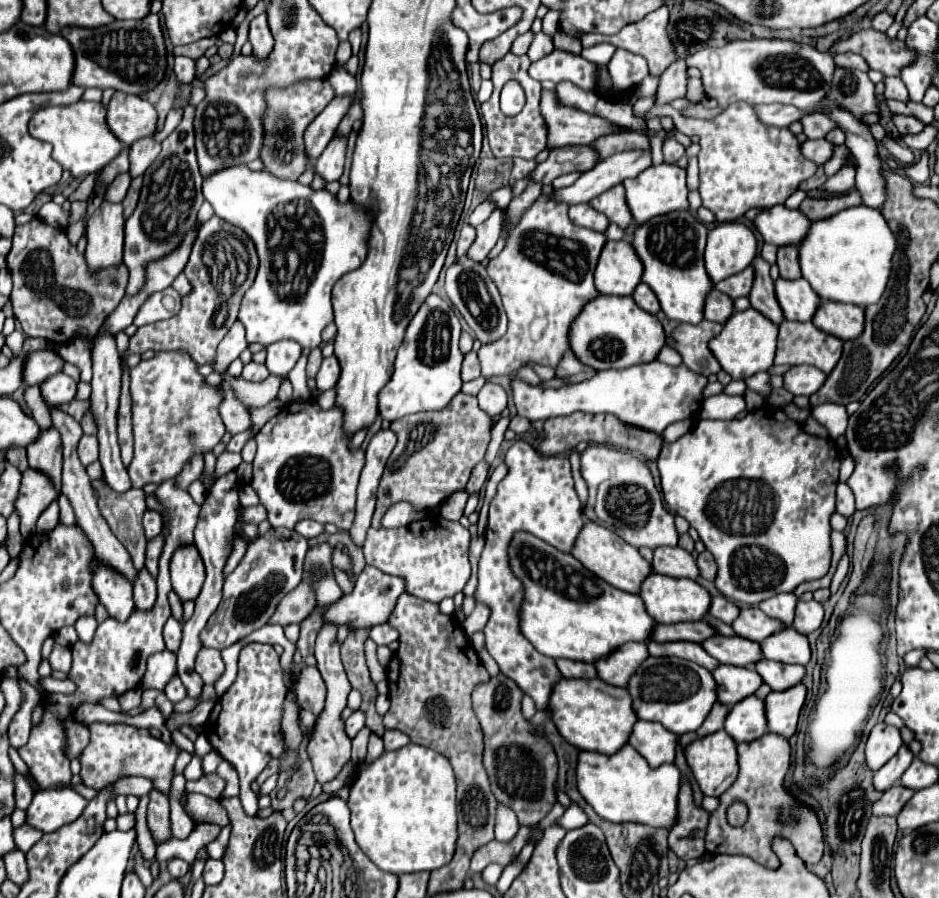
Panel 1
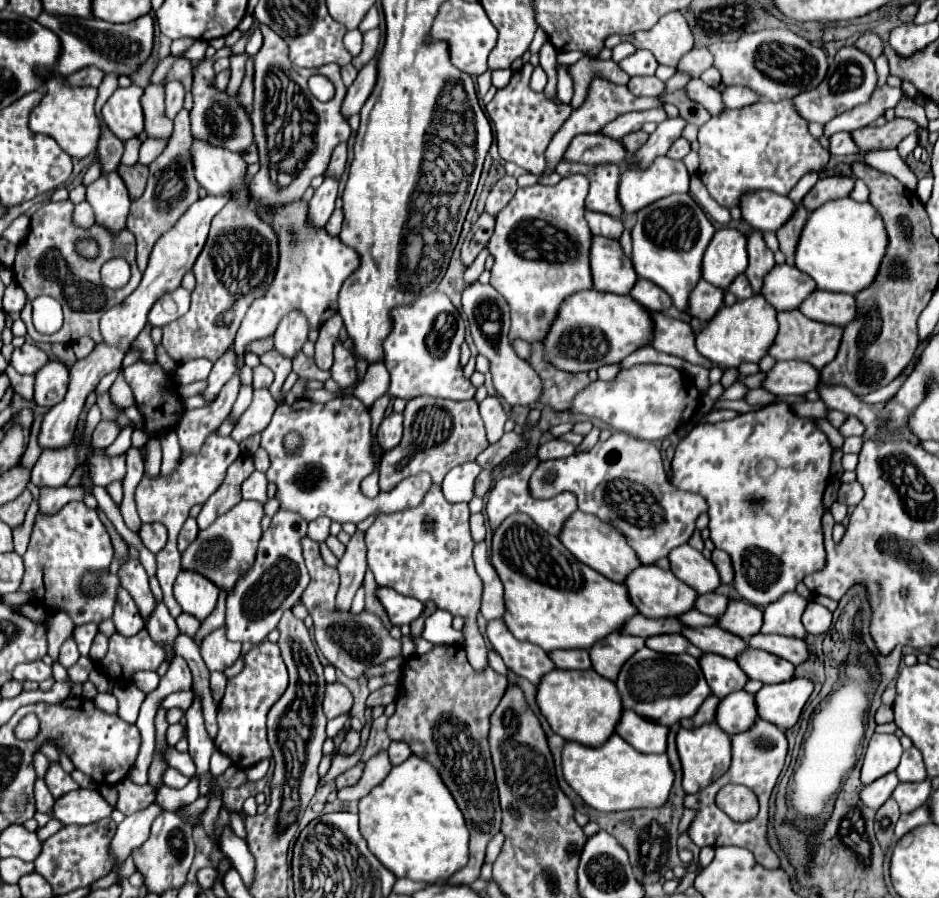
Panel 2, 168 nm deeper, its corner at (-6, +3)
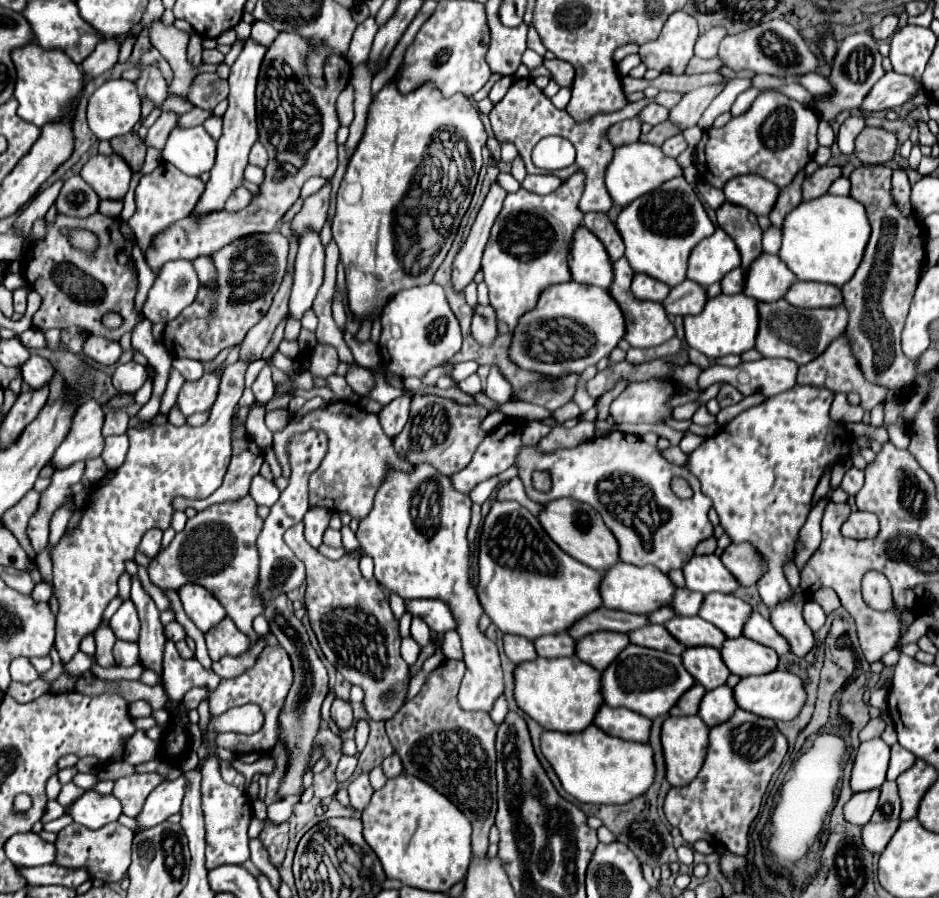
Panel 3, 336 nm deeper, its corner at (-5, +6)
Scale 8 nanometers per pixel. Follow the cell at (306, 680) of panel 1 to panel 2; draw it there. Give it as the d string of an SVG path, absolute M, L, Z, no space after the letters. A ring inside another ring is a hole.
M326 685L326 697L324 697L324 715L328 719L334 719L338 715L344 715L352 709L352 693L340 685Z

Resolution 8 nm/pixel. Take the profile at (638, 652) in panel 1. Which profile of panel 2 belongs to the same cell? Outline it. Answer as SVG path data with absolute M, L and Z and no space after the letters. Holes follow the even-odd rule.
M626 633L608 635L608 639L602 639L596 647L592 647L592 651L588 651L592 655L592 669L610 681L616 681L620 667L642 647L644 639L640 637Z

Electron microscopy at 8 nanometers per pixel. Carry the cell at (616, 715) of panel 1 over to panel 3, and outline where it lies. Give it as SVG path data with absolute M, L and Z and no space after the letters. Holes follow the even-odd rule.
M577 656L559 660L537 658L533 662L523 662L515 670L515 700L519 708L537 720L545 730L567 734L583 732L589 724L593 724L599 708L603 706L601 674Z

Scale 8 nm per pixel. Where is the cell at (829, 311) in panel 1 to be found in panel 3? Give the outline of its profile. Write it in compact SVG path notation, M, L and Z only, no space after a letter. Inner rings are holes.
M797 280L789 288L785 300L797 308L837 308L843 304L843 294L841 288L833 284Z

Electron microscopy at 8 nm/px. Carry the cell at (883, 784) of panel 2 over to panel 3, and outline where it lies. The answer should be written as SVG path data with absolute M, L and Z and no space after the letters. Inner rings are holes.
M867 790L867 792L859 792L859 794L853 794L851 800L845 804L843 808L843 814L845 818L851 822L851 824L859 824L859 826L865 826L875 808L877 808L877 802L879 802L879 790Z

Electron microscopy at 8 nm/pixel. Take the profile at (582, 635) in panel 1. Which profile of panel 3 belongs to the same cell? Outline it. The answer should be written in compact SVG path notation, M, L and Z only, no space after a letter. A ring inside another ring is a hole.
M495 502L481 528L479 544L479 600L485 614L497 624L501 632L537 640L545 634L559 634L569 630L575 622L603 606L599 592L601 574L563 552L543 530L539 520L517 502Z

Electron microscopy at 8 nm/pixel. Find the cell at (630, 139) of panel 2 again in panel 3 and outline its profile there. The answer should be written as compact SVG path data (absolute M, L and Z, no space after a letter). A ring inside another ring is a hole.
M665 122L665 124L657 124L653 126L651 132L647 134L641 134L641 142L647 142L647 144L653 144L653 146L661 146L667 138L675 136L679 130L677 128L671 128L671 122Z

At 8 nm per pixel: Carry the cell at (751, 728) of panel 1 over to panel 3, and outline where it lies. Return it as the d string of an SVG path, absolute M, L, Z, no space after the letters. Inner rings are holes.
M723 686L723 688L709 690L707 696L703 696L699 706L699 716L707 726L717 726L731 720L731 714L735 714L737 708L739 706L737 706L733 688Z

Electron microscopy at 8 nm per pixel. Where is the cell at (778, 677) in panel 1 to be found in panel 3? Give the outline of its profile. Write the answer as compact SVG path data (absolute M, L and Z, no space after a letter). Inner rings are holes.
M739 636L735 640L725 640L721 646L721 656L731 674L737 676L761 676L777 670L779 656L775 650L753 642L745 636Z

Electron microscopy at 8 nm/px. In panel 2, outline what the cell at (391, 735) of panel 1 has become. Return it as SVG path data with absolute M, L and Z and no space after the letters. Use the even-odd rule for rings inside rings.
M394 741L390 743L390 749L388 749L388 757L390 757L390 763L392 765L400 765L404 763L404 759L408 759L412 753L410 753L410 747L406 743L400 743L400 741Z

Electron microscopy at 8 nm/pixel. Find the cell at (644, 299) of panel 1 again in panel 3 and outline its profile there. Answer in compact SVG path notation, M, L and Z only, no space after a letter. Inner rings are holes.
M643 274L633 276L631 292L639 300L651 300L661 304L669 296L669 290L671 288L667 288L665 284L659 284L659 280L651 280L651 276L643 276Z

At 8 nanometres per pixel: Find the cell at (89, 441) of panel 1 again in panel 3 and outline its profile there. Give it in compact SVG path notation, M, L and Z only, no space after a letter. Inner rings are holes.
M109 410L105 414L105 424L103 424L103 436L111 434L123 434L129 426L129 416L125 410Z

